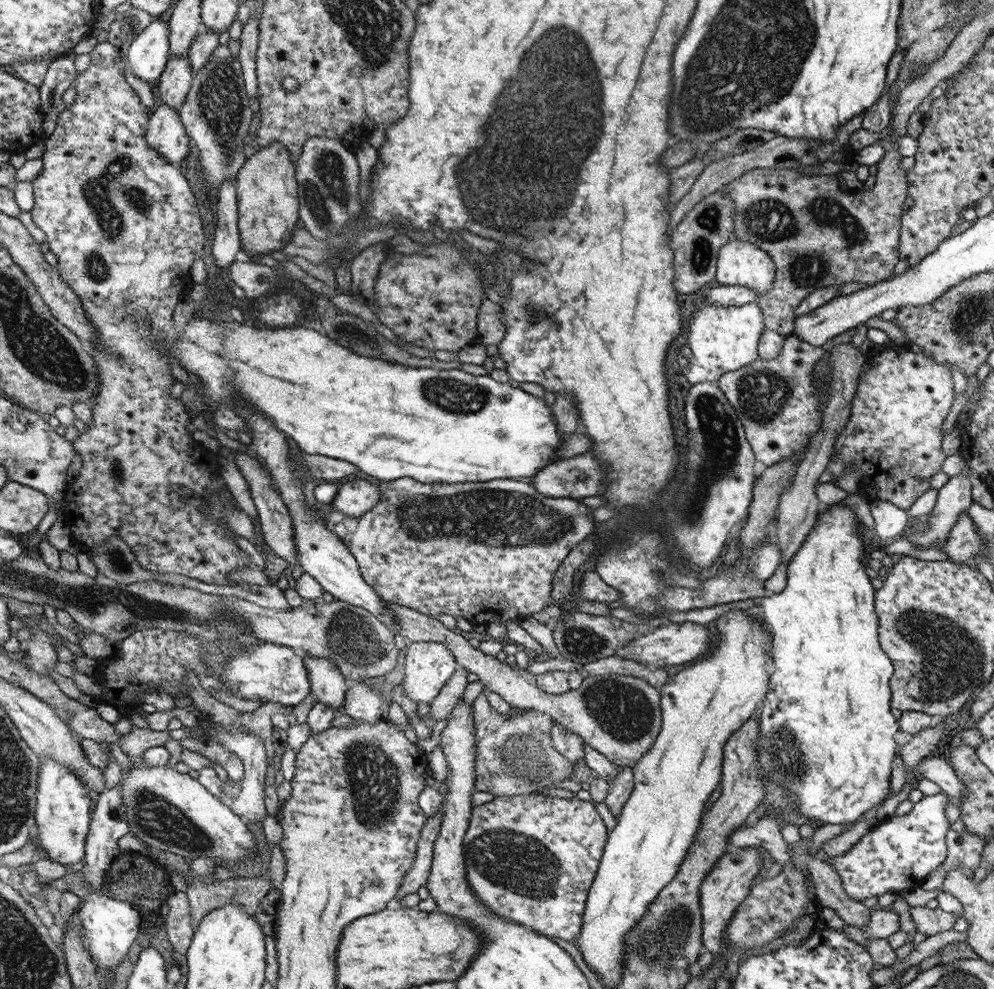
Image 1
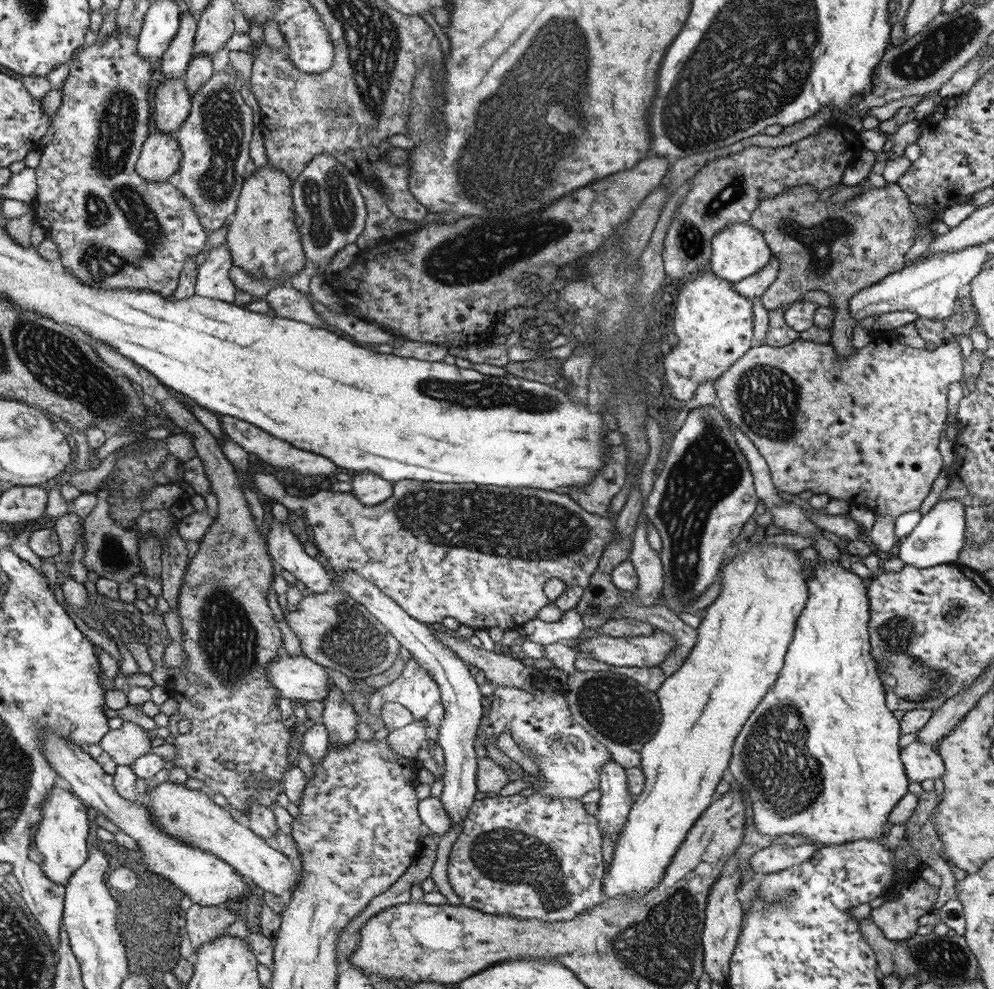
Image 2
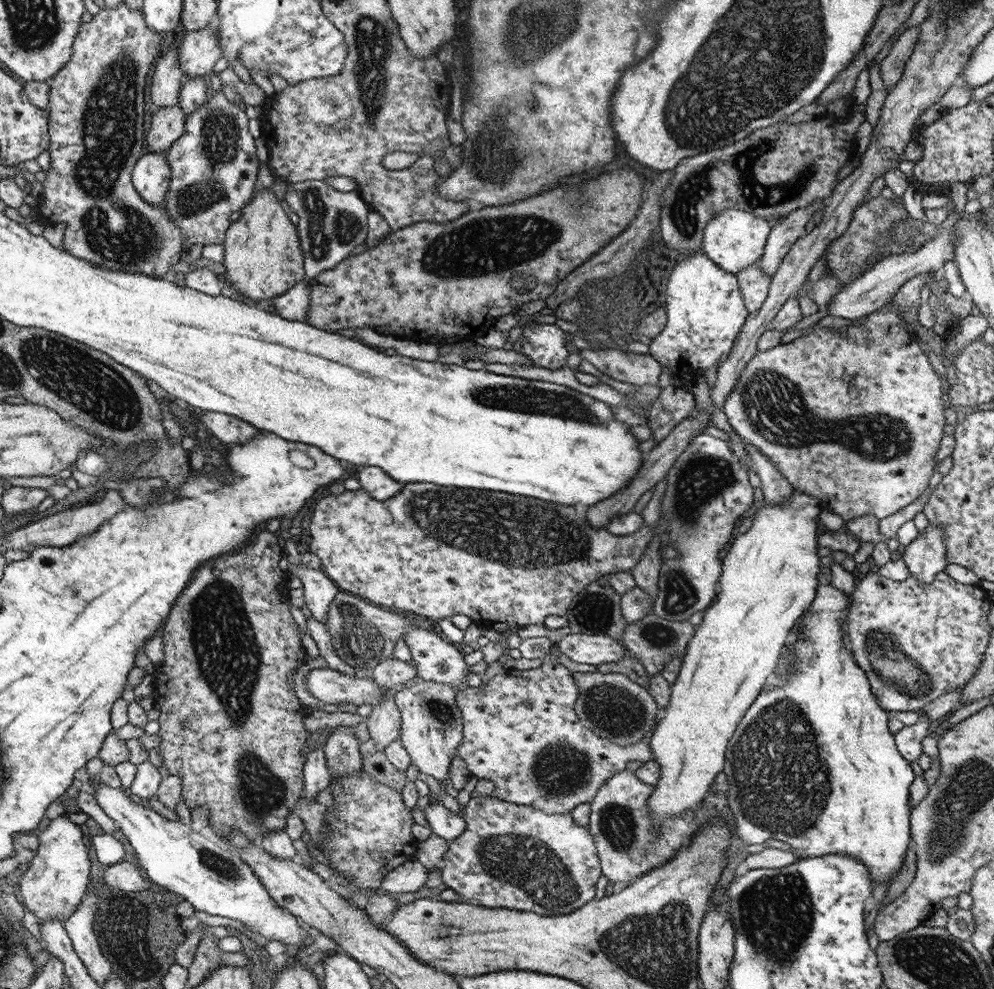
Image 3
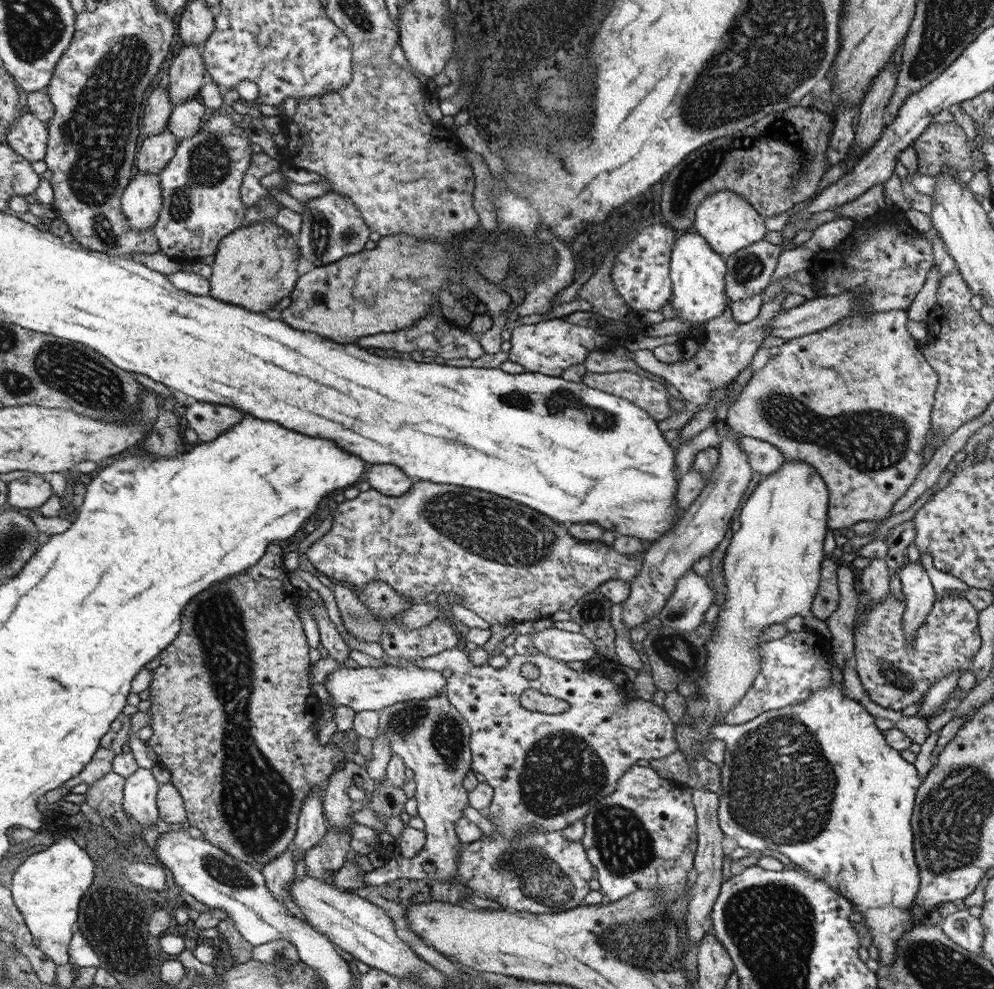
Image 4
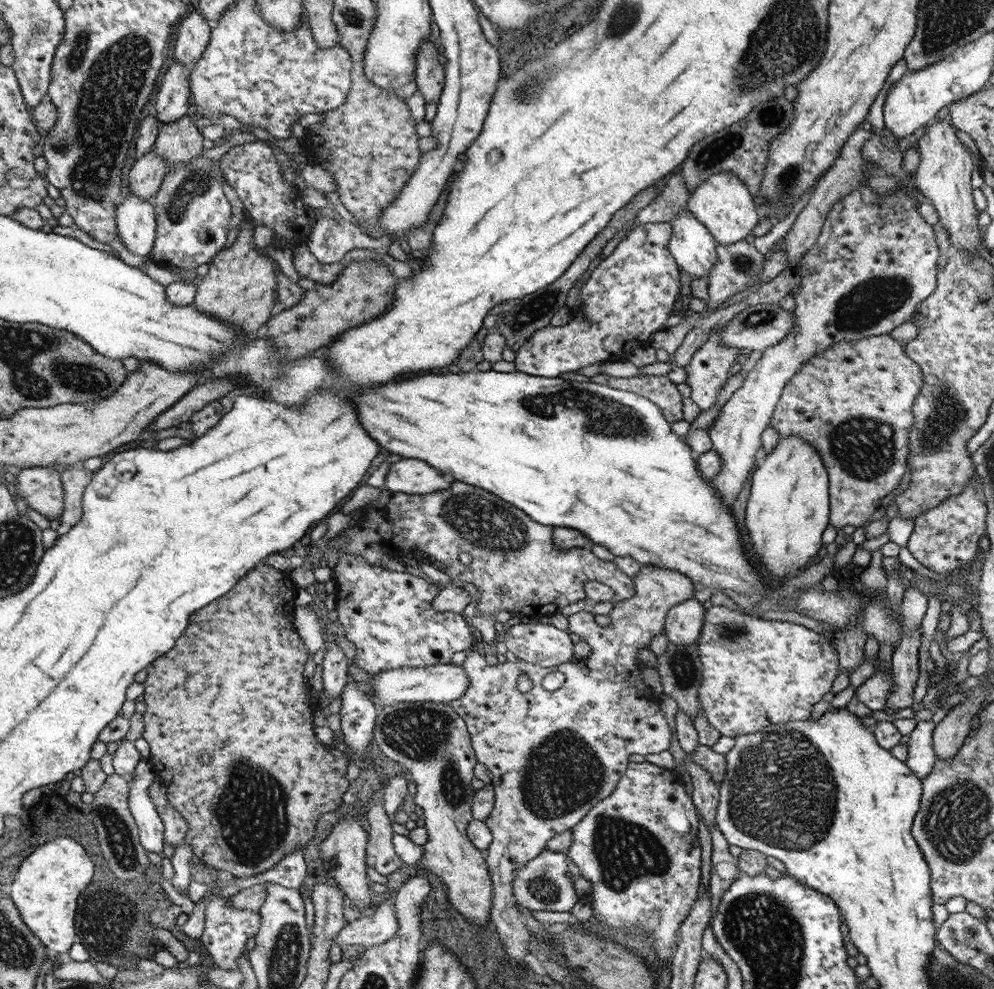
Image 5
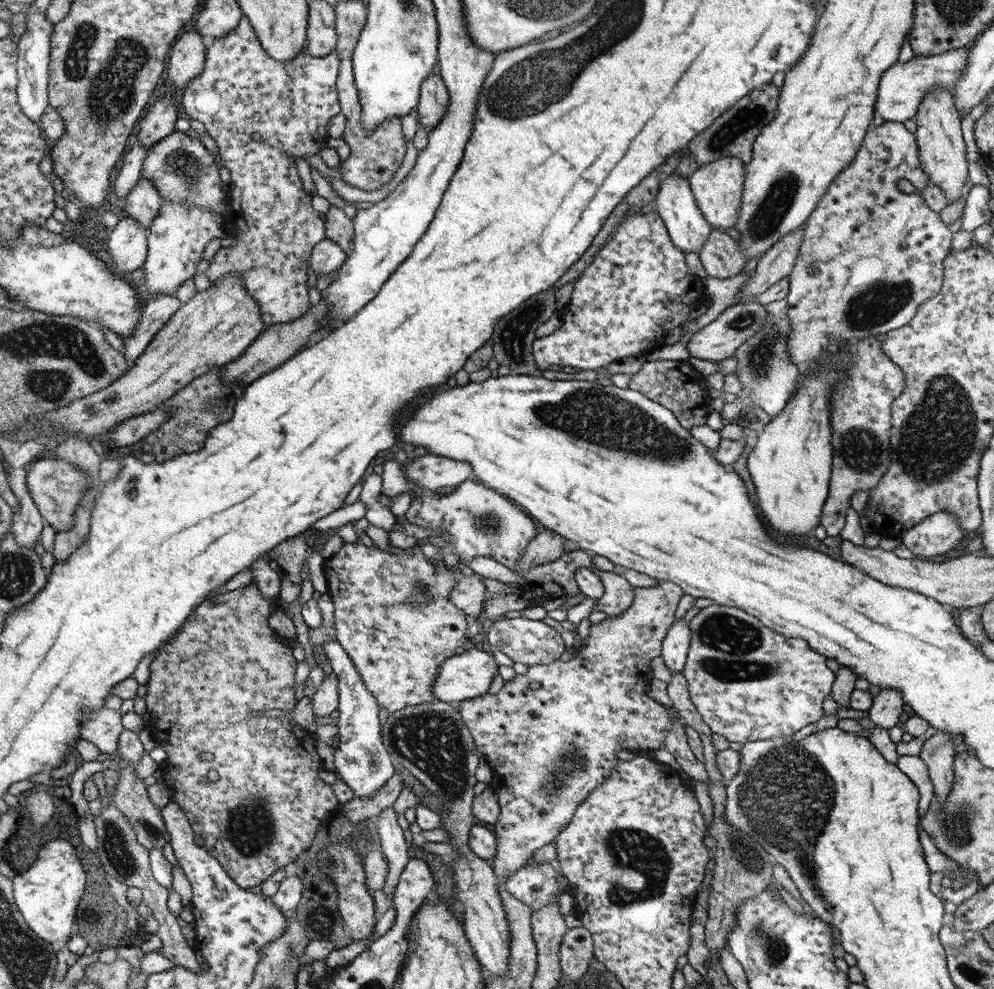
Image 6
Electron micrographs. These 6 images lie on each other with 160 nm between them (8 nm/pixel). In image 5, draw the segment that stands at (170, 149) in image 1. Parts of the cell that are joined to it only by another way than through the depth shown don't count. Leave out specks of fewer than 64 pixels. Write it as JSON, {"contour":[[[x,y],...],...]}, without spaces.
{"contour":[[[131,193],[118,205],[117,223],[125,248],[134,255],[149,257],[157,238],[156,206]]]}

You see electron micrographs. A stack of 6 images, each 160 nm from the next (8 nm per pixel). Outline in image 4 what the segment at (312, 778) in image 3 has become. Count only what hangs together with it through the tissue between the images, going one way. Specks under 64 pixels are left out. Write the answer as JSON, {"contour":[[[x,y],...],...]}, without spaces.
{"contour":[[[314,787],[313,794],[306,798],[306,803],[302,806],[296,838],[292,840],[292,844],[289,846],[289,850],[293,852],[295,864],[298,860],[298,854],[305,858],[305,852],[322,840],[327,827],[323,794],[320,787]]]}

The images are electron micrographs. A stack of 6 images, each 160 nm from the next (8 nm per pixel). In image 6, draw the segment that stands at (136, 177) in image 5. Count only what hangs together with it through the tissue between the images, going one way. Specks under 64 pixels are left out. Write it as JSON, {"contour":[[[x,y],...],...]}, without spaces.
{"contour":[[[141,177],[125,199],[126,215],[134,217],[146,230],[149,230],[163,203],[156,186],[150,180]]]}

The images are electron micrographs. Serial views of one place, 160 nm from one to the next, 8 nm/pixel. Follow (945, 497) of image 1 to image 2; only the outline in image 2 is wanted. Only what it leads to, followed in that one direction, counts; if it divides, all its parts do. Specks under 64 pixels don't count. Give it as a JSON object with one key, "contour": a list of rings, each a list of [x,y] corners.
{"contour":[[[961,500],[938,501],[928,513],[922,515],[913,531],[901,540],[897,557],[906,564],[920,568],[944,563],[958,564],[959,552],[965,545],[965,522],[965,512]]]}

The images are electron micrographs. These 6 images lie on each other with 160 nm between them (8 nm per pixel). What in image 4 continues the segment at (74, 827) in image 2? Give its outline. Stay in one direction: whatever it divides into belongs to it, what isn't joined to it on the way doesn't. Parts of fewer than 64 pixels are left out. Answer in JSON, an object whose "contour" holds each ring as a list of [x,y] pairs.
{"contour":[[[54,837],[47,842],[46,850],[34,853],[16,870],[10,890],[29,931],[39,941],[39,949],[58,967],[69,963],[69,944],[72,930],[76,930],[72,926],[78,920],[80,901],[94,880],[94,862],[72,837]]]}

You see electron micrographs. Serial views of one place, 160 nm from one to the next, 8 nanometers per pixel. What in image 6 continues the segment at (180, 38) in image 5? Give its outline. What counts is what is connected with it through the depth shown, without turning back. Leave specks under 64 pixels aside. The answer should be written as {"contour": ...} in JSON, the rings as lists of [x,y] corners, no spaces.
{"contour":[[[189,31],[174,44],[168,58],[168,76],[177,88],[184,89],[204,68],[207,48],[202,38],[199,32]]]}

